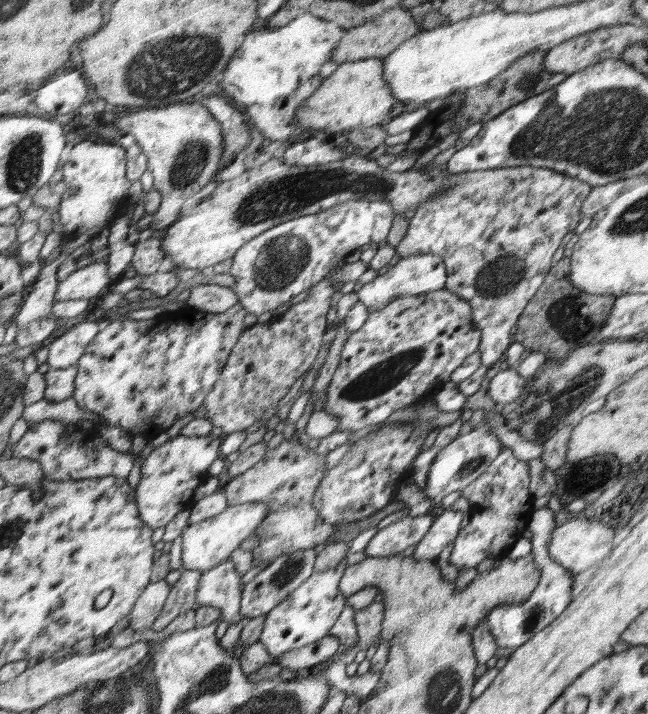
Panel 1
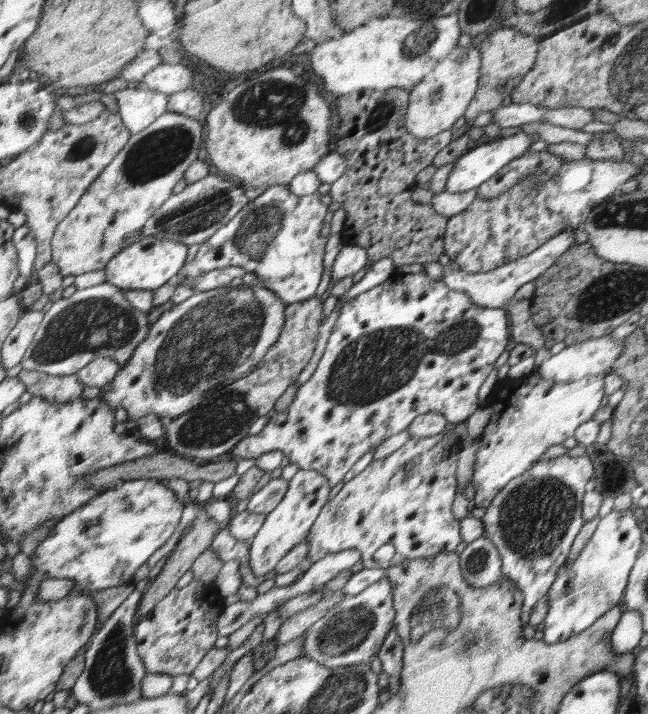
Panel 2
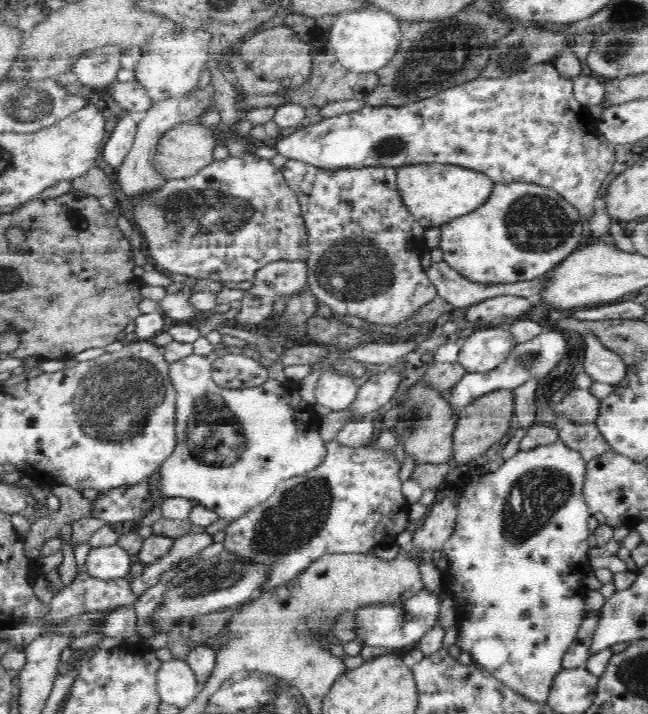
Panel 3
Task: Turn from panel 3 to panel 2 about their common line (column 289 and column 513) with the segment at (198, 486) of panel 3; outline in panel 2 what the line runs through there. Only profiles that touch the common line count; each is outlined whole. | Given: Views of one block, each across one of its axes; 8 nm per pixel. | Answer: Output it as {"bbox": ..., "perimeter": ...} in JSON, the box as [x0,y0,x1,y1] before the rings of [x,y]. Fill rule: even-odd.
{"bbox":[472,372,605,508],"perimeter":[[[537,372],[536,375],[528,373],[521,378],[512,379],[505,377],[496,380],[492,386],[492,392],[488,395],[486,404],[496,404],[489,423],[485,426],[483,434],[478,439],[478,449],[476,450],[476,461],[474,461],[474,472],[472,473],[472,485],[475,492],[474,506],[478,508],[488,508],[488,505],[498,496],[500,490],[520,474],[527,473],[534,466],[542,454],[554,446],[562,444],[566,438],[574,436],[576,429],[584,422],[591,421],[598,408],[602,406],[604,398],[604,379],[605,373],[585,377],[572,382],[553,382],[547,380]],[[502,386],[502,396],[500,396],[500,422],[498,422],[498,390]]]}

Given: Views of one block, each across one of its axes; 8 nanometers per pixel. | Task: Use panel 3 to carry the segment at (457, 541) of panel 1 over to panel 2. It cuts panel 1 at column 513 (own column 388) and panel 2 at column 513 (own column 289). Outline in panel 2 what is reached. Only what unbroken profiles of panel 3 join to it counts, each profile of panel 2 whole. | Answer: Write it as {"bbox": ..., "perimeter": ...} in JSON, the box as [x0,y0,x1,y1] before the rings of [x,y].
{"bbox":[481,455,594,624],"perimeter":[[[588,455],[570,457],[556,456],[537,462],[527,473],[512,478],[498,496],[494,498],[485,515],[481,518],[484,525],[483,536],[491,539],[502,556],[503,577],[509,579],[523,593],[522,617],[524,624],[529,623],[532,610],[539,600],[545,597],[559,577],[559,570],[567,560],[570,549],[583,520],[583,498],[586,482],[594,474],[594,464]]]}

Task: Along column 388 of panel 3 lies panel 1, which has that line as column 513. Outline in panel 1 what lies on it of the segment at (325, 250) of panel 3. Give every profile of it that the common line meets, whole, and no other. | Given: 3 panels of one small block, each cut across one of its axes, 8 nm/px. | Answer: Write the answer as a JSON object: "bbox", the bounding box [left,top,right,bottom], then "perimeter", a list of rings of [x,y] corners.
{"bbox":[395,166,591,368],"perimeter":[[[520,166],[509,167],[504,169],[491,169],[480,171],[465,171],[462,173],[450,174],[450,177],[444,181],[442,189],[438,193],[433,194],[431,198],[427,198],[421,202],[419,208],[416,209],[416,214],[409,221],[409,227],[406,230],[406,235],[402,241],[395,247],[395,253],[402,258],[412,257],[421,253],[430,253],[439,255],[444,260],[448,270],[448,278],[445,288],[453,293],[456,293],[461,299],[468,301],[474,310],[474,321],[477,323],[478,329],[481,331],[480,345],[478,352],[482,358],[482,364],[489,368],[492,364],[506,352],[506,349],[512,344],[512,328],[516,324],[516,320],[522,314],[525,306],[530,302],[534,293],[540,288],[543,283],[544,276],[554,266],[552,258],[560,248],[560,240],[569,234],[568,226],[572,222],[572,214],[579,216],[579,210],[582,202],[586,200],[586,196],[590,194],[591,184],[586,184],[582,179],[571,178],[571,176],[560,174],[558,171],[552,171],[543,167]]]}

